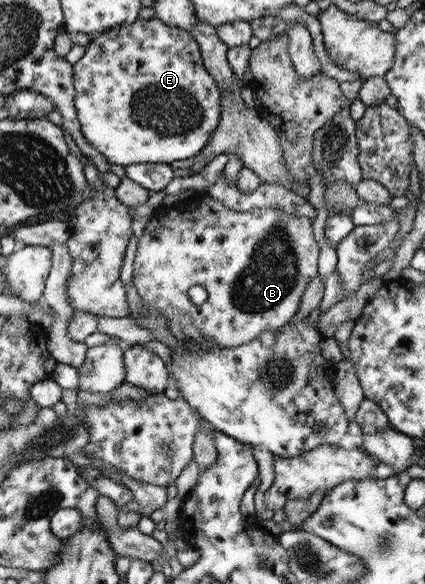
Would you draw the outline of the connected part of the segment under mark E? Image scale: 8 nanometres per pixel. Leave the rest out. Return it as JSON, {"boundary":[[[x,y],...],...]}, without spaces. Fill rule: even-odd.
{"boundary":[[[155,17],[147,20],[135,19],[133,23],[123,23],[115,28],[103,30],[101,34],[94,34],[90,38],[86,46],[86,50],[83,56],[77,60],[73,67],[73,102],[77,121],[79,121],[79,131],[83,139],[89,143],[92,147],[95,147],[95,151],[101,153],[102,158],[100,163],[108,163],[113,165],[121,165],[125,168],[131,164],[145,164],[145,163],[159,163],[168,164],[173,161],[184,160],[187,158],[194,158],[207,144],[211,132],[217,128],[218,120],[220,119],[220,106],[219,97],[220,92],[213,81],[213,77],[207,73],[207,69],[203,67],[203,61],[200,57],[199,47],[193,40],[193,37],[189,32],[179,29],[179,27],[170,27],[163,24]]]}

